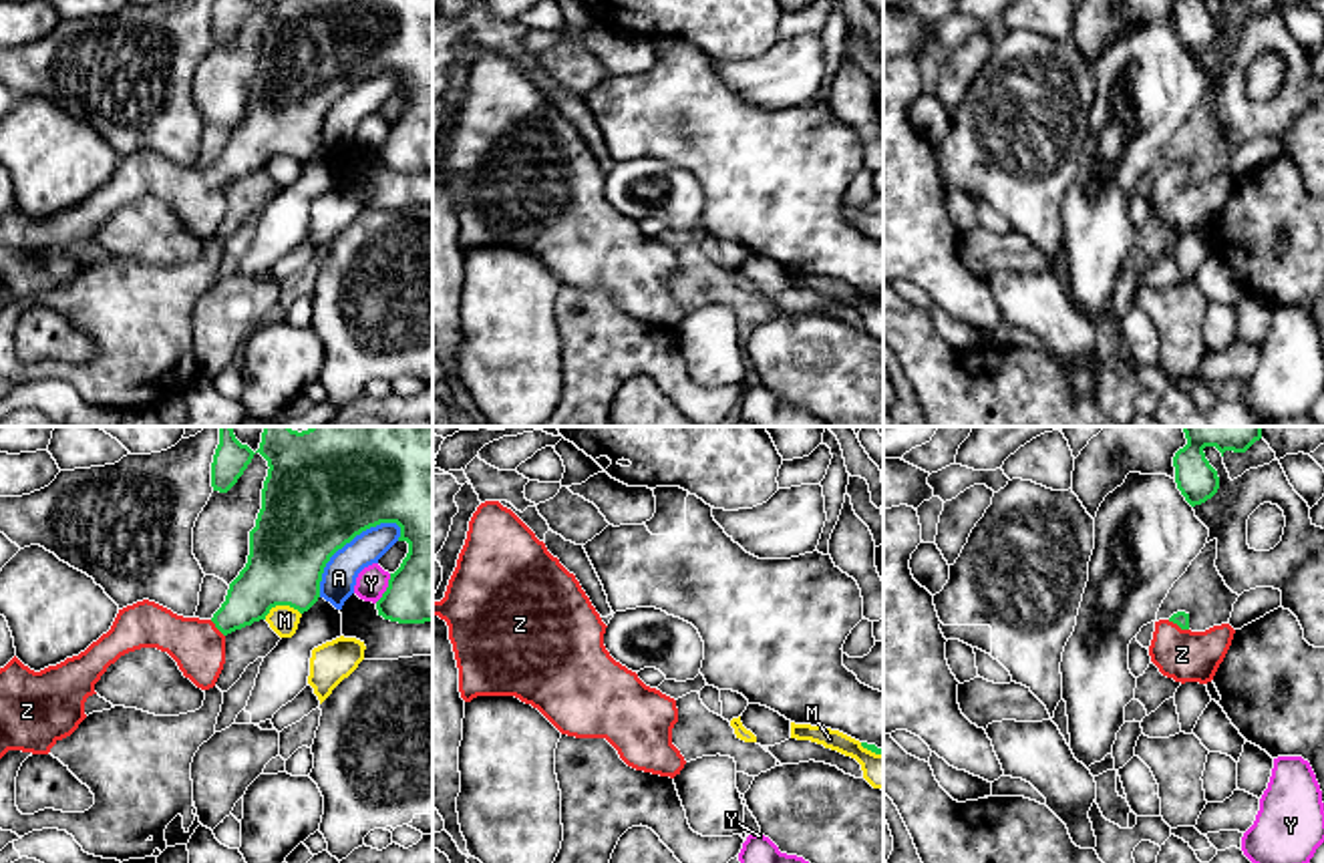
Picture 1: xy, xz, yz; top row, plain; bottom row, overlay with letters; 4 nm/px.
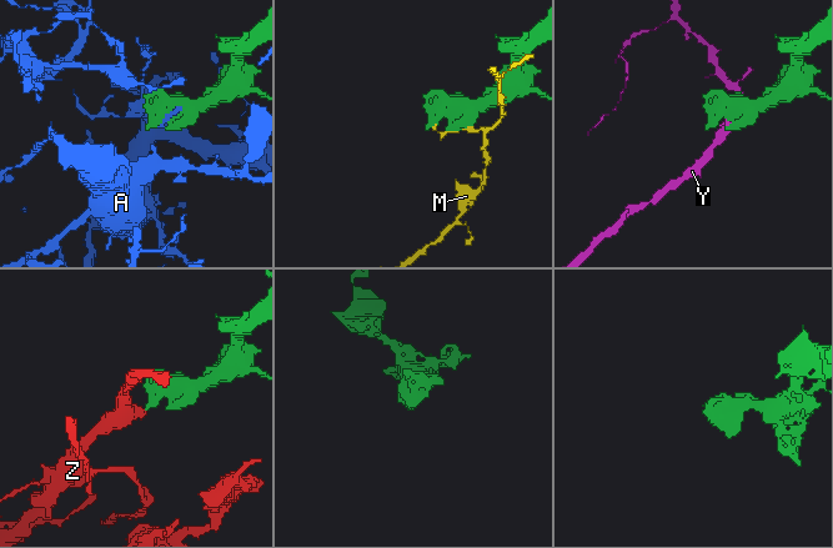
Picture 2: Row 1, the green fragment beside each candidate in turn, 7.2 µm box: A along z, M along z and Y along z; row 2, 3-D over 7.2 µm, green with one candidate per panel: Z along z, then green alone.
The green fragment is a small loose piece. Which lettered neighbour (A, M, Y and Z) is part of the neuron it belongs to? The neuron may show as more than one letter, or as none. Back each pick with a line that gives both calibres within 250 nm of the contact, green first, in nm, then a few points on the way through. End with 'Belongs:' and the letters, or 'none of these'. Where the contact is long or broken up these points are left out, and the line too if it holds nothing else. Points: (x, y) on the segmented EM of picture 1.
Z: calibres 60 and 200 nm; way yz (1180, 618), (1178, 624), (1178, 650), (1182, 654)
Belongs: Z

